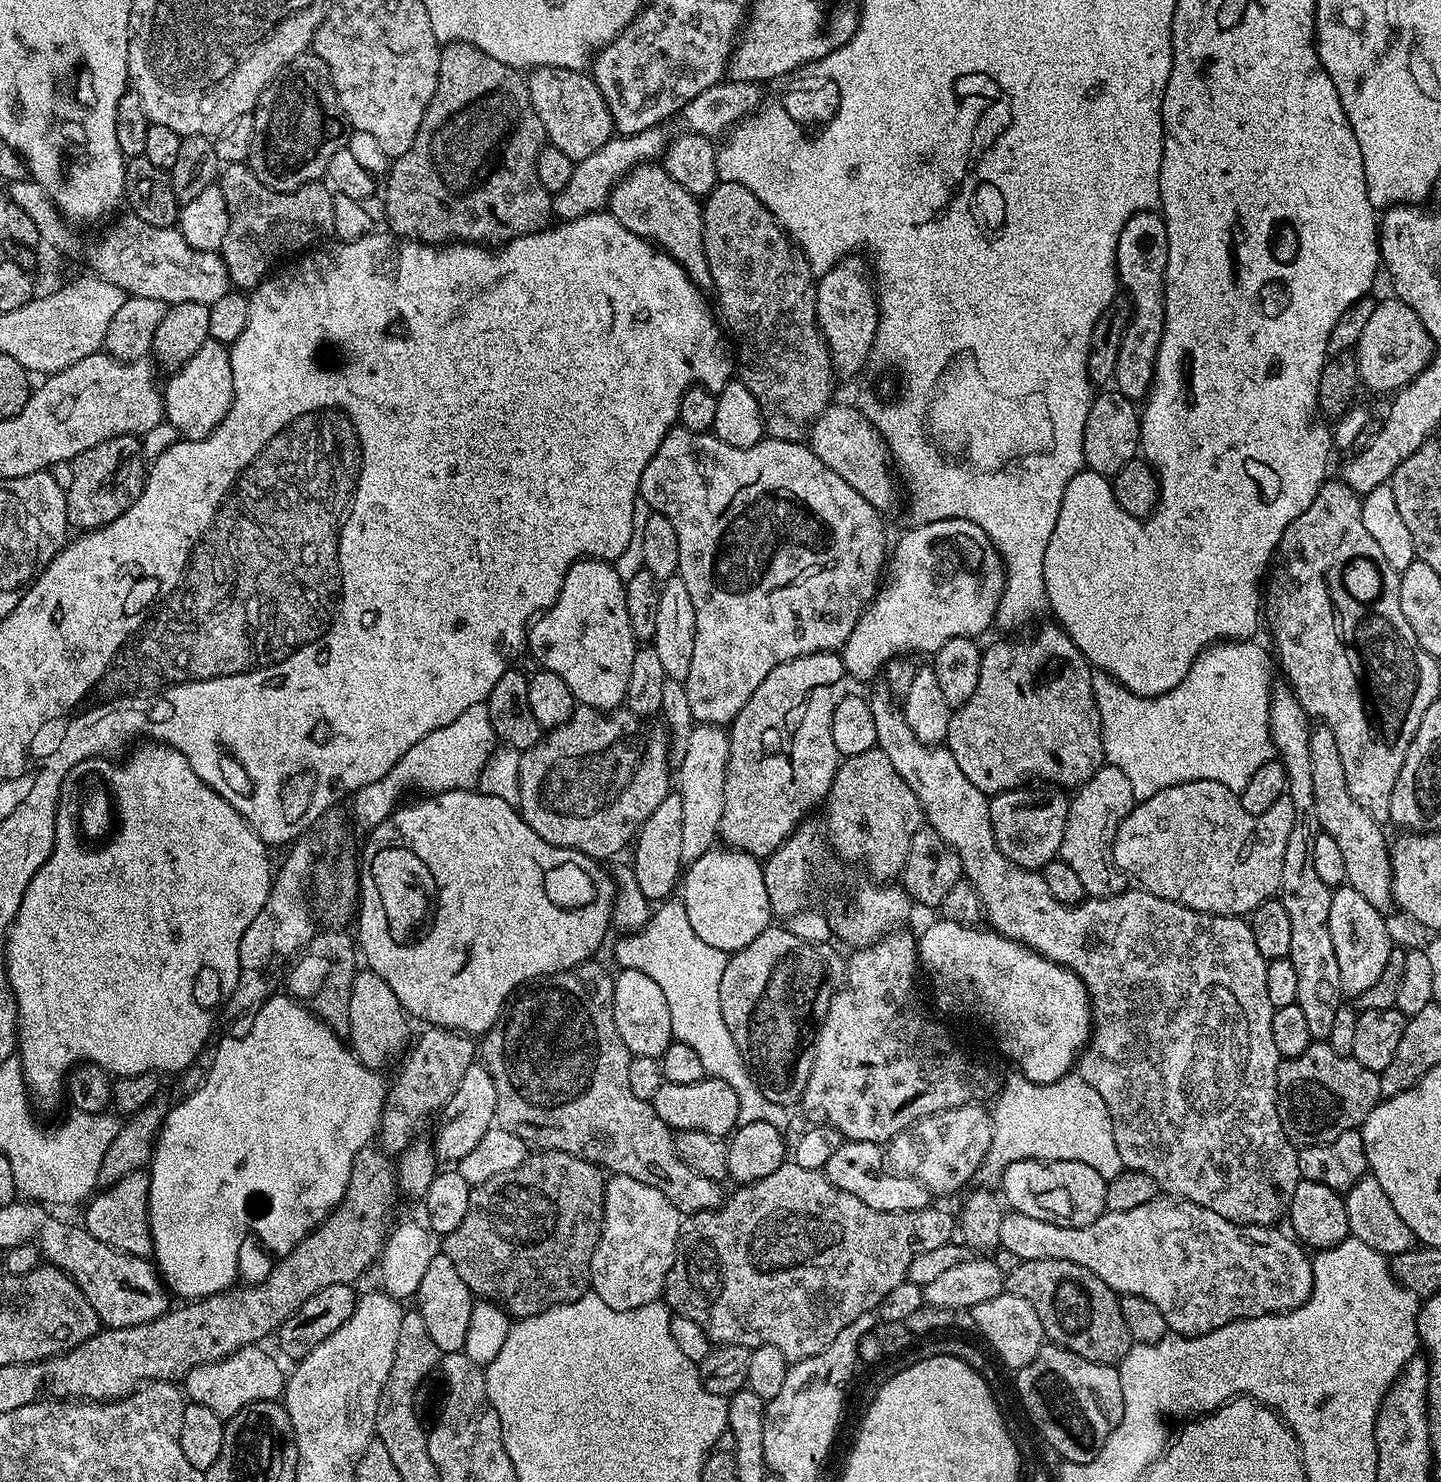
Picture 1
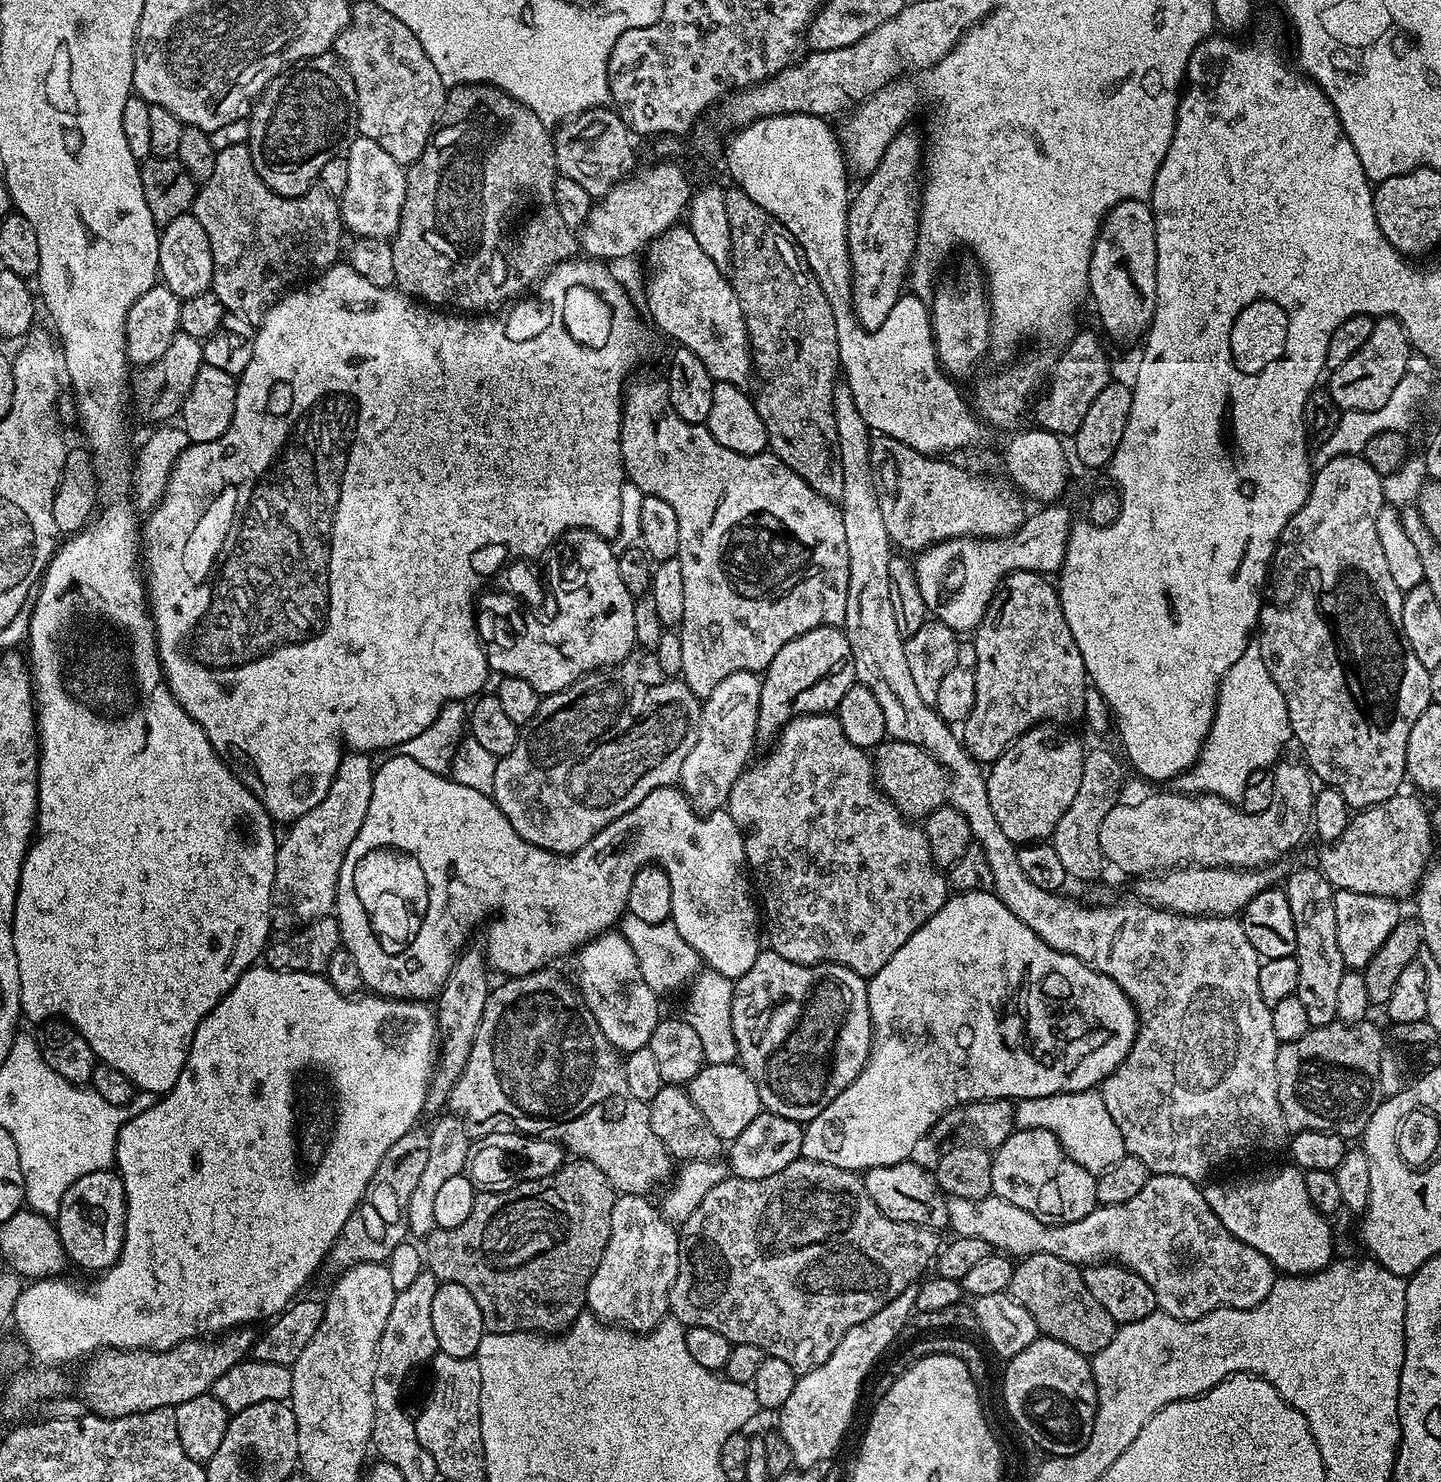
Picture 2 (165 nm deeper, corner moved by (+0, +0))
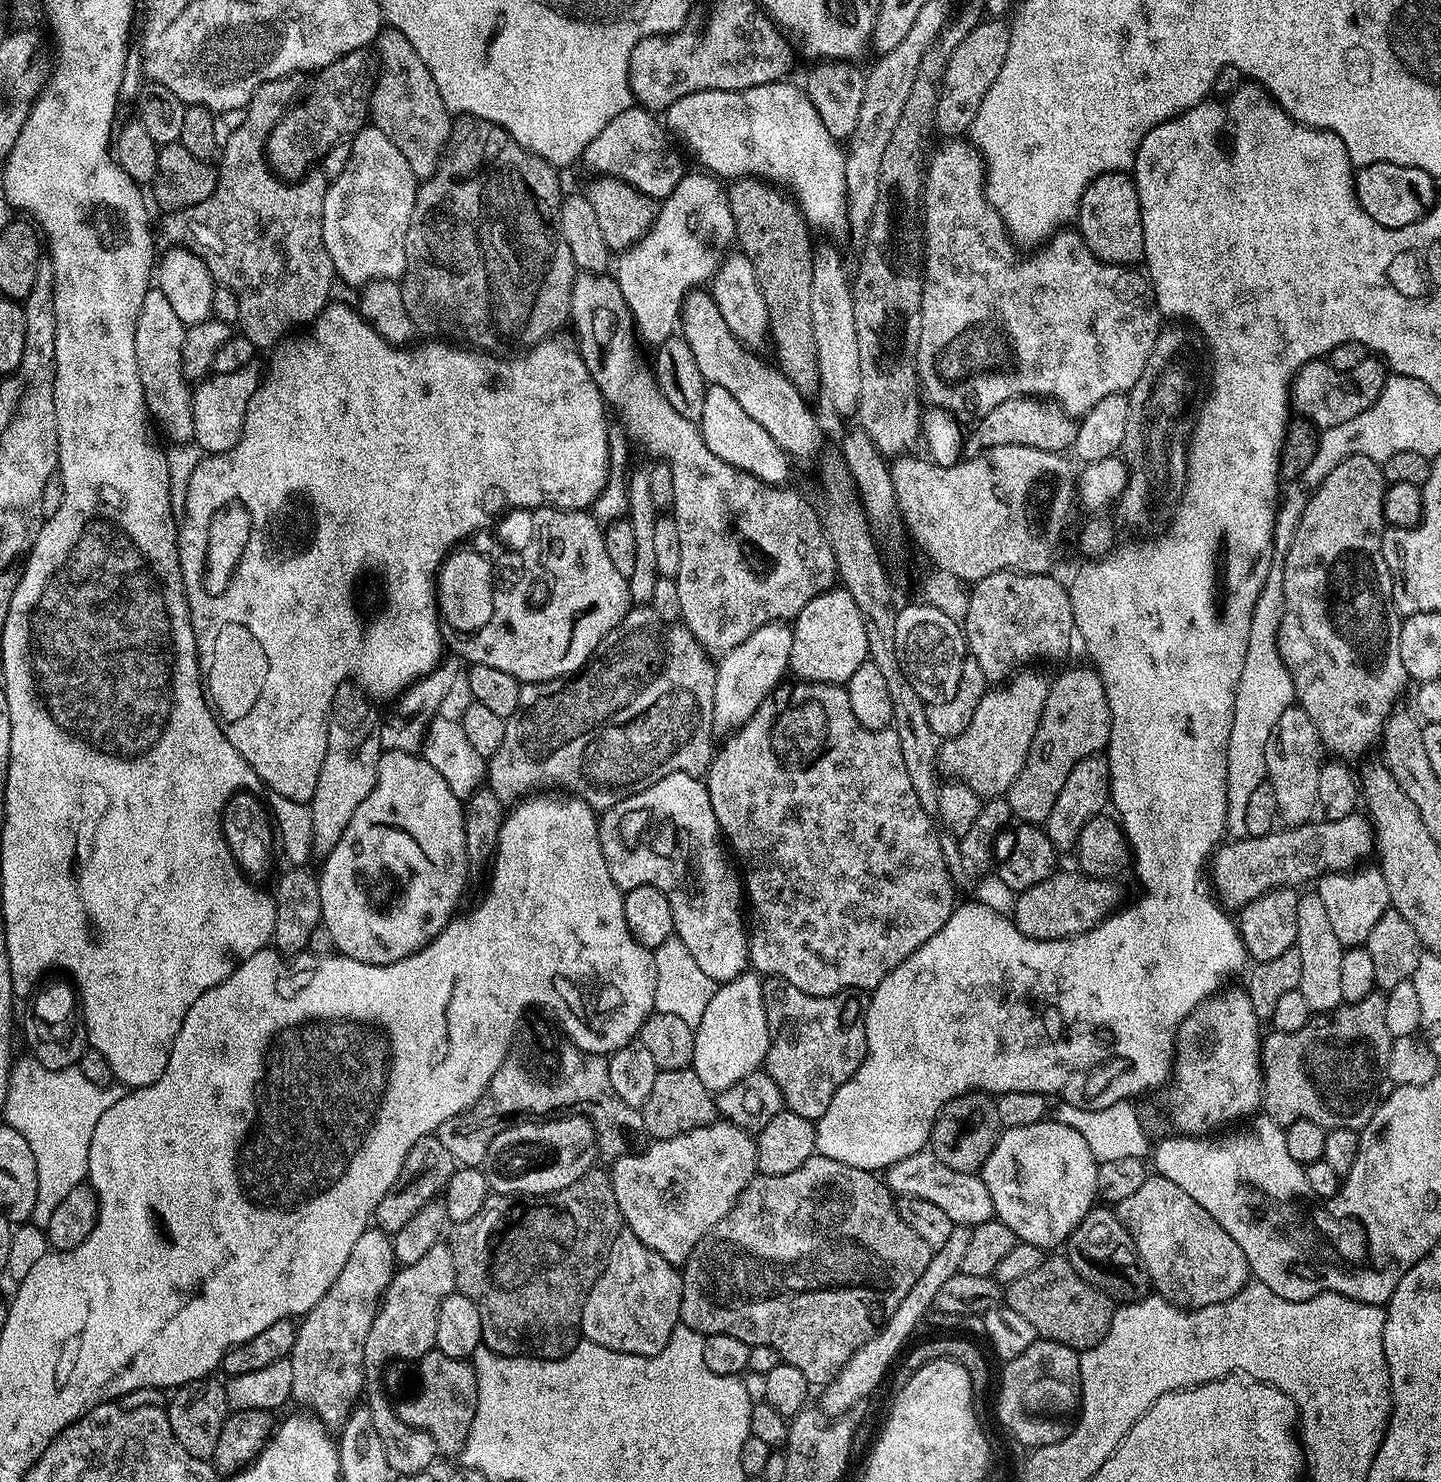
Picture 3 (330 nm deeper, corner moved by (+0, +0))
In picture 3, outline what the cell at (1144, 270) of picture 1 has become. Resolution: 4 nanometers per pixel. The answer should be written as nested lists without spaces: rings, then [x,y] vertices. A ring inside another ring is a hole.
[[[1128,172],[1102,174],[1084,191],[1080,199],[1078,231],[1087,248],[1108,264],[1136,266],[1143,261],[1144,235],[1138,190],[1135,179]]]

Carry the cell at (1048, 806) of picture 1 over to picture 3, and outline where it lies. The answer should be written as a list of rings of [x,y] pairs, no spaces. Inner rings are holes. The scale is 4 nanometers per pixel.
[[[1068,668],[1056,681],[1053,679],[1026,760],[1006,791],[1009,813],[1017,821],[1043,825],[1054,810],[1058,794],[1062,794],[1062,786],[1066,786],[1070,770],[1087,756],[1103,753],[1111,729],[1106,690],[1095,668]]]

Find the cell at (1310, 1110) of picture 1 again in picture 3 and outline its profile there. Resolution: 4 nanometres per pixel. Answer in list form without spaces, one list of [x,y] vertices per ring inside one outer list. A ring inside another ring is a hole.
[[[1374,990],[1372,991],[1366,998],[1362,998],[1358,1002],[1354,1002],[1353,1004],[1341,1004],[1340,1007],[1332,1009],[1331,1012],[1322,1012],[1316,1015],[1313,1015],[1312,1019],[1306,1022],[1306,1026],[1302,1026],[1302,1030],[1294,1030],[1293,1032],[1278,1032],[1275,1030],[1269,1031],[1269,1036],[1266,1035],[1263,1037],[1262,1040],[1262,1047],[1259,1049],[1259,1058],[1260,1063],[1264,1070],[1264,1099],[1262,1101],[1262,1108],[1263,1111],[1275,1122],[1275,1124],[1279,1124],[1281,1126],[1287,1126],[1289,1124],[1293,1124],[1294,1122],[1298,1122],[1299,1120],[1305,1120],[1306,1122],[1318,1122],[1318,1126],[1322,1126],[1325,1130],[1329,1128],[1354,1128],[1354,1129],[1361,1129],[1365,1128],[1366,1125],[1370,1122],[1370,1118],[1372,1117],[1372,1113],[1375,1112],[1376,1106],[1378,1103],[1377,1097],[1372,1097],[1372,1095],[1376,1092],[1376,1083],[1379,1082],[1380,1078],[1382,1080],[1382,1070],[1384,1070],[1387,1066],[1387,1058],[1390,1054],[1392,1041],[1394,1037],[1390,1034],[1390,1030],[1386,1030],[1386,995],[1383,991]]]

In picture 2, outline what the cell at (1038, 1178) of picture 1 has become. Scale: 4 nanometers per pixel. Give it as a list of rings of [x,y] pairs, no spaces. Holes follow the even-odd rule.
[[[1013,1130],[1006,1142],[995,1149],[992,1166],[993,1193],[1014,1202],[1014,1206],[1022,1206],[1022,1210],[1034,1214],[1043,1224],[1078,1222],[1078,1218],[1086,1218],[1098,1206],[1096,1176],[1065,1153],[1050,1130]]]

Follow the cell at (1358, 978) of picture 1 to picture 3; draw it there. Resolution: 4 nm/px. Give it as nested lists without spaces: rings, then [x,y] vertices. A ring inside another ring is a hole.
[[[1372,866],[1356,874],[1350,873],[1346,870],[1329,872],[1315,881],[1314,890],[1320,895],[1322,902],[1326,902],[1326,911],[1338,942],[1345,948],[1358,948],[1367,945],[1370,930],[1374,930],[1378,918],[1389,911],[1390,903],[1386,878],[1379,867]]]

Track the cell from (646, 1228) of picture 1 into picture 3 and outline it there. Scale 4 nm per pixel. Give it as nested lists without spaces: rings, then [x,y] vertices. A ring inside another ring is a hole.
[[[621,1230],[610,1250],[608,1265],[582,1306],[583,1339],[635,1356],[658,1354],[681,1323],[682,1272],[662,1254],[643,1244],[631,1230]]]

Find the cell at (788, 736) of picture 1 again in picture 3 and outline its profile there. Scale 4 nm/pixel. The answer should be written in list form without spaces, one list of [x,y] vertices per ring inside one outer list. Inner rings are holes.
[[[833,586],[827,592],[816,596],[794,617],[794,623],[791,625],[792,641],[790,642],[790,656],[788,658],[788,667],[791,675],[797,681],[807,682],[809,684],[839,684],[847,685],[850,674],[858,670],[864,661],[868,659],[868,643],[866,642],[865,624],[854,598],[843,586]]]

